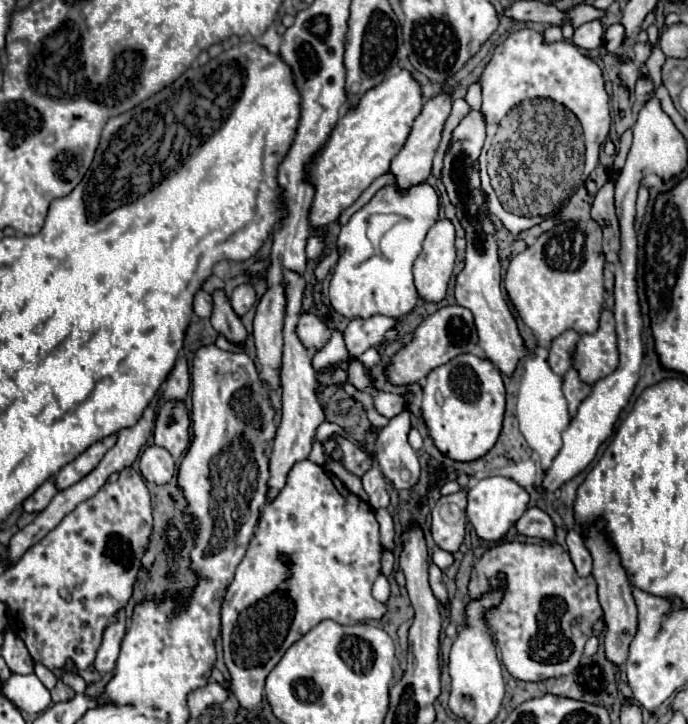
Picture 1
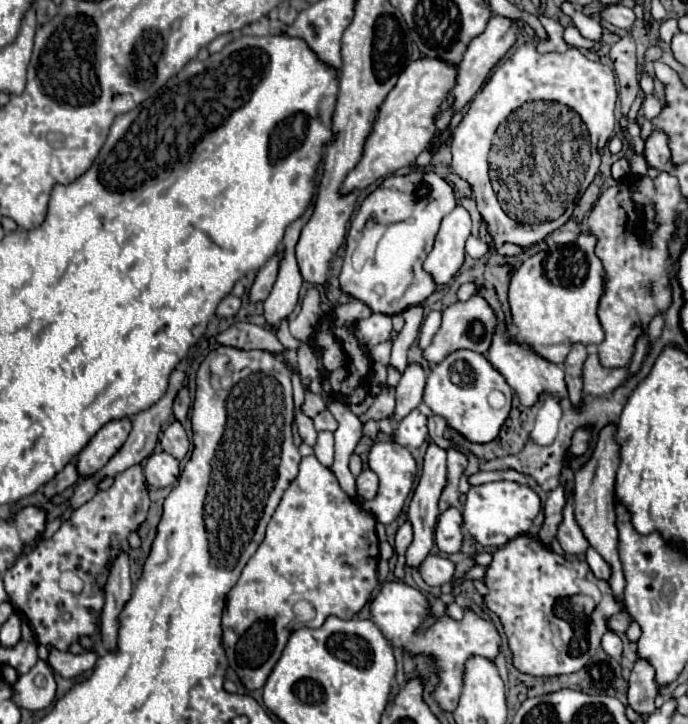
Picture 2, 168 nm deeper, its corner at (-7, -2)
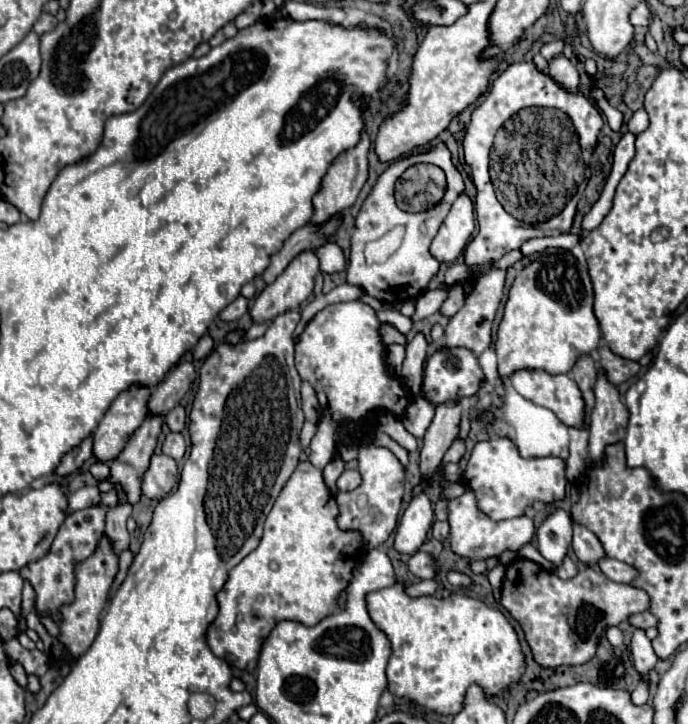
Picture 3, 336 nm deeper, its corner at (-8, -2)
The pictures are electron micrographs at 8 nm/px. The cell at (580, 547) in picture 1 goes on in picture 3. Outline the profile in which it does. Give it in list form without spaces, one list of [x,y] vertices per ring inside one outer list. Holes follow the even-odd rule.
[[[603,558],[599,562],[599,568],[601,568],[601,572],[605,576],[609,576],[615,582],[629,584],[629,582],[633,582],[637,578],[637,570],[633,566],[625,564],[625,562],[619,562],[619,560],[613,560],[613,558]]]

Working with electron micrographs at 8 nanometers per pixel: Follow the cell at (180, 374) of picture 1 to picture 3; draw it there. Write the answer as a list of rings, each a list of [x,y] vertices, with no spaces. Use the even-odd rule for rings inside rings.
[[[175,406],[169,414],[167,414],[167,426],[173,432],[181,432],[185,428],[185,408],[183,406]]]

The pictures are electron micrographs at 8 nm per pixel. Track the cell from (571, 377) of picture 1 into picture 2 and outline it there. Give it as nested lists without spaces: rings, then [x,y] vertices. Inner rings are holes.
[[[590,354],[584,362],[584,370],[582,370],[582,380],[584,380],[584,396],[606,396],[612,390],[616,390],[618,386],[624,384],[626,380],[626,368],[614,368],[614,370],[606,370],[600,366],[598,356]]]

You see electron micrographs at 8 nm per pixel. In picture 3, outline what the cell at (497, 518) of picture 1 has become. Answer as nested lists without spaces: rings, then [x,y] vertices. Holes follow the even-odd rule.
[[[465,490],[463,496],[453,498],[447,502],[449,508],[449,540],[451,540],[451,550],[463,558],[469,560],[487,560],[487,558],[497,558],[501,556],[505,550],[511,552],[519,552],[525,544],[531,542],[533,534],[535,534],[535,526],[533,520],[529,516],[519,516],[519,518],[511,518],[511,520],[503,520],[503,522],[495,522],[491,518],[487,518],[477,506],[475,506],[475,496],[471,494],[471,490]]]

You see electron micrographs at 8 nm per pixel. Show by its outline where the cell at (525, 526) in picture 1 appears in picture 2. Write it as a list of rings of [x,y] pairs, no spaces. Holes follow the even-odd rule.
[[[566,506],[564,512],[562,512],[562,522],[558,526],[558,532],[556,532],[556,540],[560,542],[562,550],[566,554],[584,554],[586,548],[588,548],[588,542],[580,530],[580,526],[576,524],[574,520],[574,510],[572,506]]]

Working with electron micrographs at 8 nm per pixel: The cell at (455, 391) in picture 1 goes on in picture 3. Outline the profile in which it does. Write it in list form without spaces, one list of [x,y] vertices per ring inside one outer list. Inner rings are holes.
[[[443,346],[427,358],[425,376],[423,376],[423,390],[425,390],[425,396],[433,404],[455,402],[459,398],[469,398],[469,396],[477,394],[481,380],[485,380],[485,376],[483,376],[483,370],[481,370],[481,366],[479,366],[479,362],[471,350],[467,350],[467,348],[445,348]]]

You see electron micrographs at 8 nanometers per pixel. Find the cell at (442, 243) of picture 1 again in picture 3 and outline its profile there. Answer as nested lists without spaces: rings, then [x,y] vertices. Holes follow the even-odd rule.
[[[461,194],[453,206],[447,218],[443,220],[437,236],[431,244],[431,254],[439,262],[455,262],[457,256],[465,250],[465,244],[471,238],[471,232],[475,228],[475,212],[473,202],[467,194]]]

